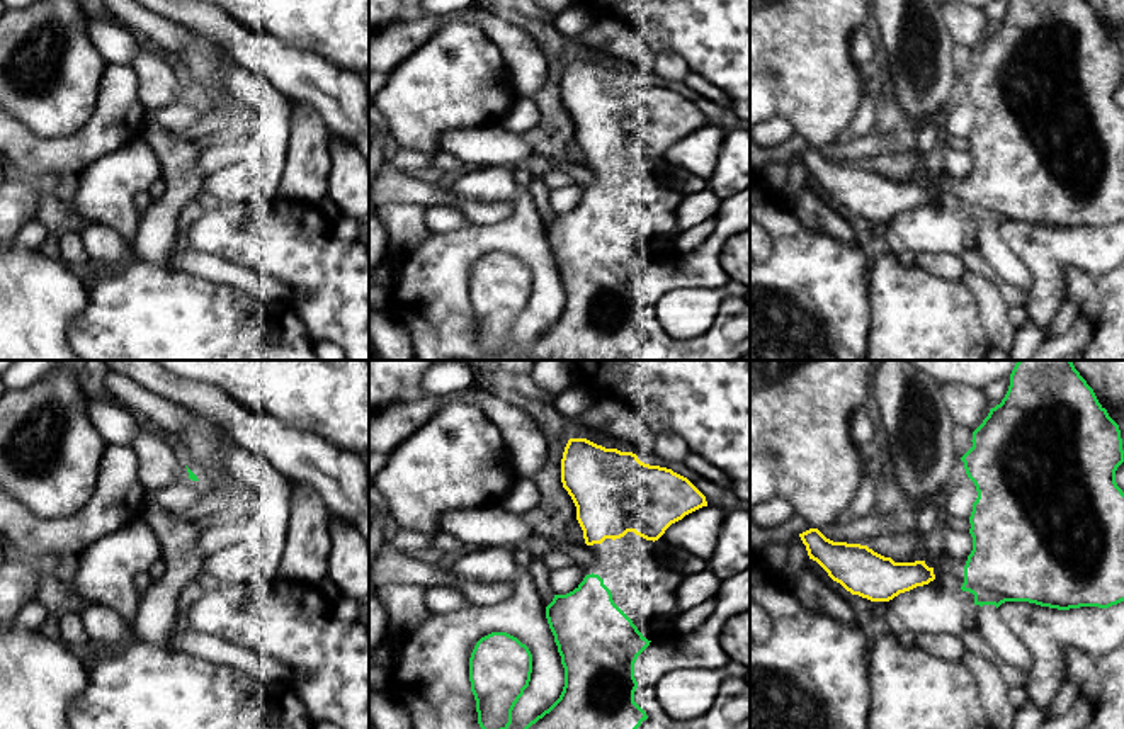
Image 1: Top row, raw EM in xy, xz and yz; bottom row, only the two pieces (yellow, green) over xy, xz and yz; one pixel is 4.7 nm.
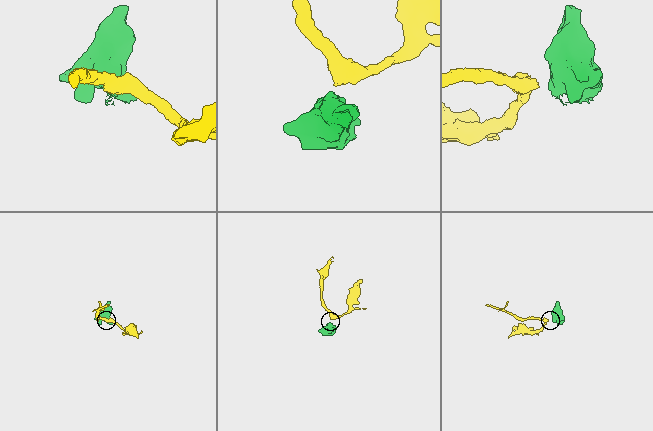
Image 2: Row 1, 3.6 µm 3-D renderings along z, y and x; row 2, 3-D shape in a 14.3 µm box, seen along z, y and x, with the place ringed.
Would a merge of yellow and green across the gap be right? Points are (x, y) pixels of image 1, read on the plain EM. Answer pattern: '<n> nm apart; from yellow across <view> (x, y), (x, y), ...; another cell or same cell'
130 nm apart; from yellow across yz (934, 197), (961, 206); same cell

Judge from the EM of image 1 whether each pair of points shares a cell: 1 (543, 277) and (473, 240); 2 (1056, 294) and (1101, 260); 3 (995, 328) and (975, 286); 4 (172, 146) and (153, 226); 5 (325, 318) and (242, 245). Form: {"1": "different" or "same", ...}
{"1": "same", "2": "same", "3": "same", "4": "same", "5": "same"}

